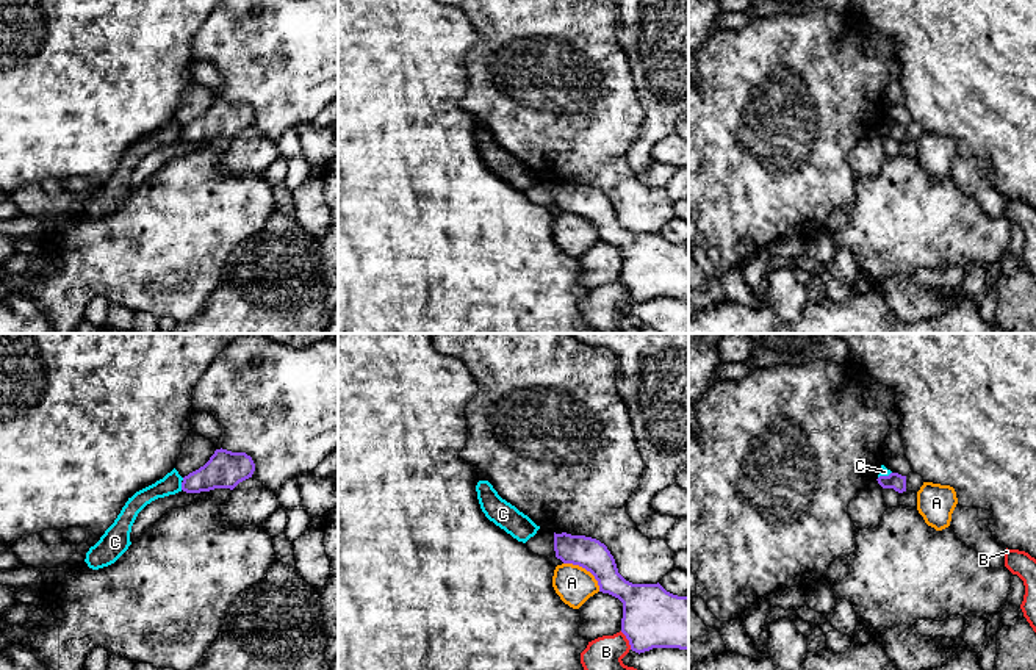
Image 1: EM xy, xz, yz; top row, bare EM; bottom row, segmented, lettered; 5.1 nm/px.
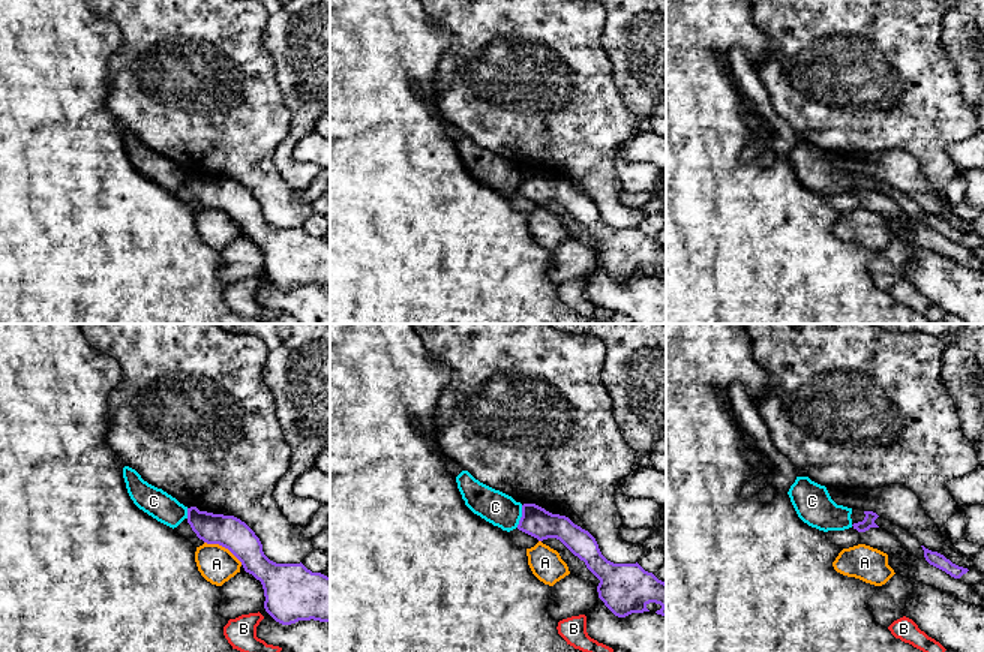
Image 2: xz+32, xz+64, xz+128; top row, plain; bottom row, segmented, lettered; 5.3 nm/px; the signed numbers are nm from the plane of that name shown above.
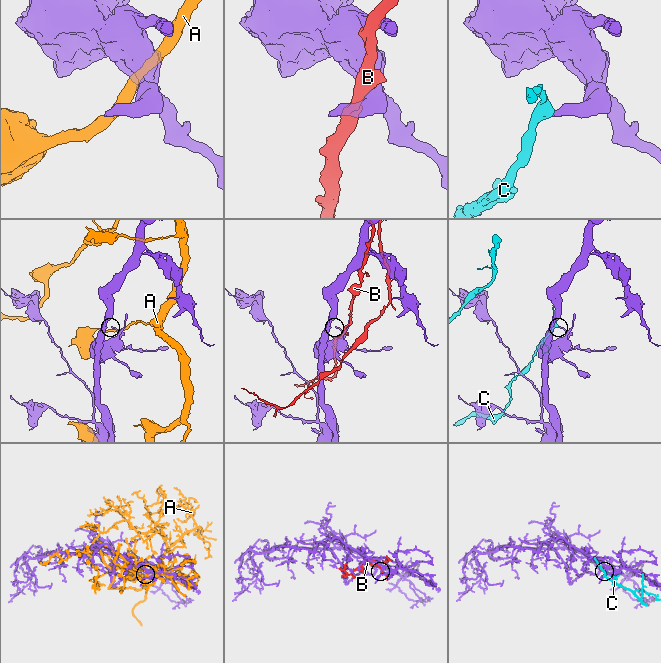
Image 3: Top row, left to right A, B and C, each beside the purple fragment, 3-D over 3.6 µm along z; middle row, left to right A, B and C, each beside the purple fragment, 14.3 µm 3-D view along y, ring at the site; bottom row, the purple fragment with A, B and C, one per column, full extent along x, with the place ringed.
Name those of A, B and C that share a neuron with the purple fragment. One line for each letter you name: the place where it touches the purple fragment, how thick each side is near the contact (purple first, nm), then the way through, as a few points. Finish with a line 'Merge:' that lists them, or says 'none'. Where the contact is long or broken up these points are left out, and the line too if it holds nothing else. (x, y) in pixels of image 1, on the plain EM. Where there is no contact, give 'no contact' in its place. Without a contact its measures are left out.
Merge: none

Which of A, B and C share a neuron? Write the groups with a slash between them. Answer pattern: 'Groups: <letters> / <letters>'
Groups: A / B / C

